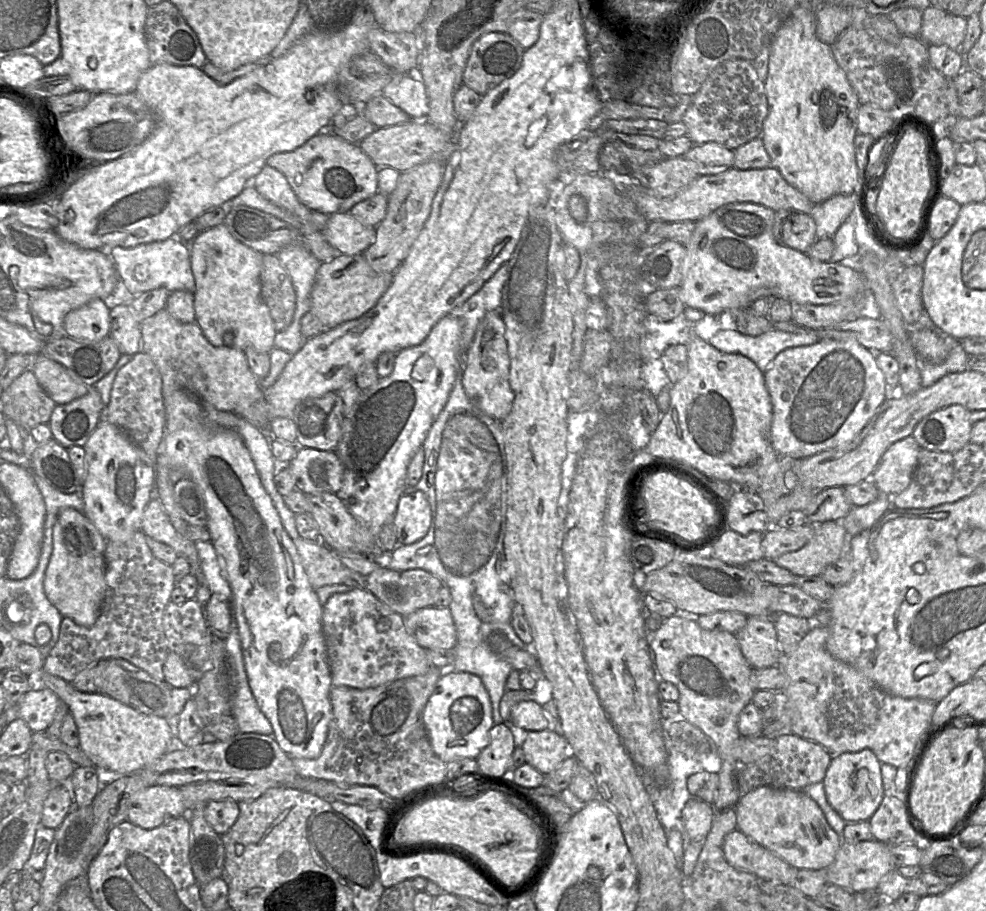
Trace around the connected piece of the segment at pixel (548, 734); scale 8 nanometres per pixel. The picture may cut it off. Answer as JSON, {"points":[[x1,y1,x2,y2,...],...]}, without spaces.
{"points":[[513,725,511,730,519,736,526,763,543,775,555,770,570,753,566,738,553,730,523,731]]}

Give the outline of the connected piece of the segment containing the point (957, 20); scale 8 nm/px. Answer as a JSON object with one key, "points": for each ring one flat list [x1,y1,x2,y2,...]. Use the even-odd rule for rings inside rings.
{"points":[[931,5,922,13,919,38,926,45,948,46,958,51,965,38,966,29,966,18,954,16]]}

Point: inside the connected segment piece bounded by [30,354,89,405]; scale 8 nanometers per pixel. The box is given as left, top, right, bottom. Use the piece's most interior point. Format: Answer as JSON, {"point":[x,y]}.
{"point":[57,382]}

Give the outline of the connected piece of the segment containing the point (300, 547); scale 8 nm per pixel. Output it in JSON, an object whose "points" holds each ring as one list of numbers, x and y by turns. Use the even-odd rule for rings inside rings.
{"points":[[301,537,293,543,300,555,308,581,314,589,334,584,356,587,355,580,351,580,350,571,338,559,337,553,325,544]]}

